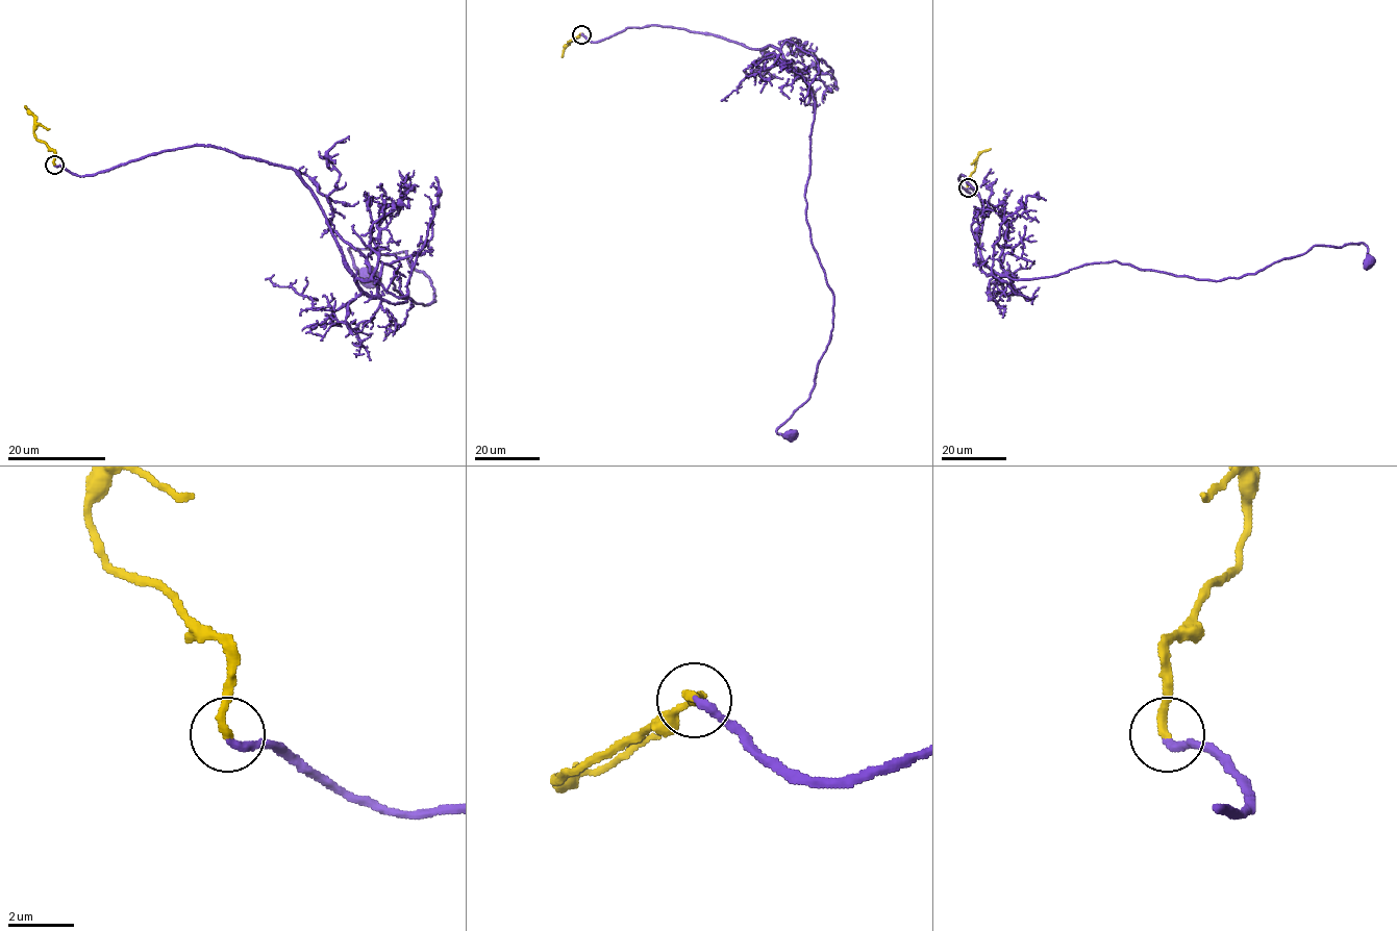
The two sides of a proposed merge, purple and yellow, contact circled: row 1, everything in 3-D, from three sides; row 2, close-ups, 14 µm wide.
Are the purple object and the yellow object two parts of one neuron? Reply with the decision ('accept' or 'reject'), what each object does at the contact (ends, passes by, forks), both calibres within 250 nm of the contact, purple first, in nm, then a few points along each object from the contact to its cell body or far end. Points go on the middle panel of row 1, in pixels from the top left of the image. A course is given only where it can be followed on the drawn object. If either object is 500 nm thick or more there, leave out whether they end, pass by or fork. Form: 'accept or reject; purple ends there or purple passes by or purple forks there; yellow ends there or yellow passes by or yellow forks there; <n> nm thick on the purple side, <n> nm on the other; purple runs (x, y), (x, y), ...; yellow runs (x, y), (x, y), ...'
accept; purple ends there; yellow ends there; 240 nm thick on the purple side, 260 nm on the other; purple runs (581, 33), (662, 25), (772, 46), (808, 86), (806, 220), (833, 322), (811, 397), (777, 429), (790, 434); yellow runs (581, 33), (568, 42), (562, 56)

